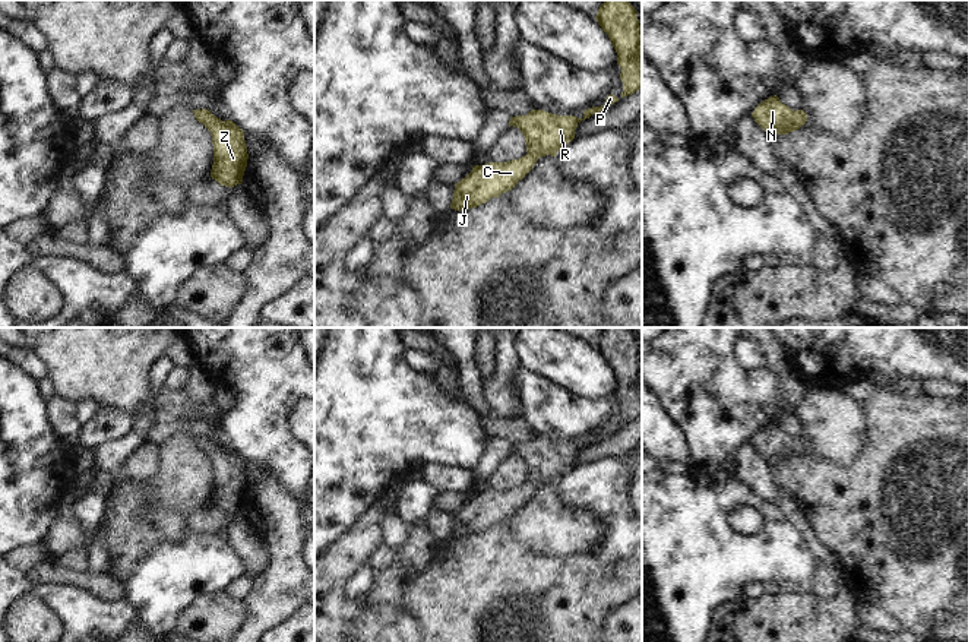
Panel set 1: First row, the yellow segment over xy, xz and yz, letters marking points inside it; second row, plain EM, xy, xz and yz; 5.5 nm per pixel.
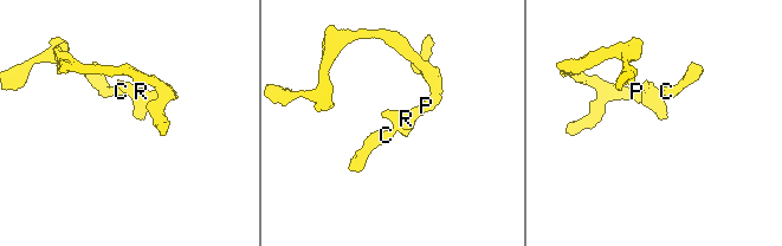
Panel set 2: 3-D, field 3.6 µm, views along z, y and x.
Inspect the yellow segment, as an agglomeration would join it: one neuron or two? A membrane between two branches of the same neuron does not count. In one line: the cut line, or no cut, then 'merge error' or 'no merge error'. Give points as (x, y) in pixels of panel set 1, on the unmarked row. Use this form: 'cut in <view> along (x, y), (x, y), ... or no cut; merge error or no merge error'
no cut; no merge error

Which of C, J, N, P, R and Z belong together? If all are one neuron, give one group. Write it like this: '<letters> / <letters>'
C J N P R Z

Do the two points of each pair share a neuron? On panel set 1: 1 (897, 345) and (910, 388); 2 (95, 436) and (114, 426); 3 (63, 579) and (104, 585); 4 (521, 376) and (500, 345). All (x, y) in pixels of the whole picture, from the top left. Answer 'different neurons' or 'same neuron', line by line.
1: different neurons
2: same neuron
3: same neuron
4: different neurons

